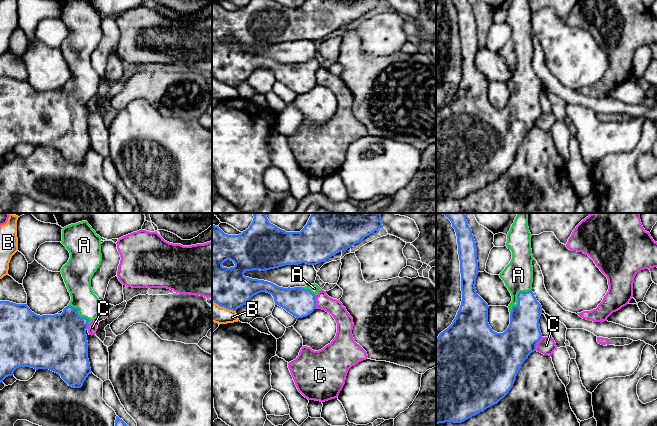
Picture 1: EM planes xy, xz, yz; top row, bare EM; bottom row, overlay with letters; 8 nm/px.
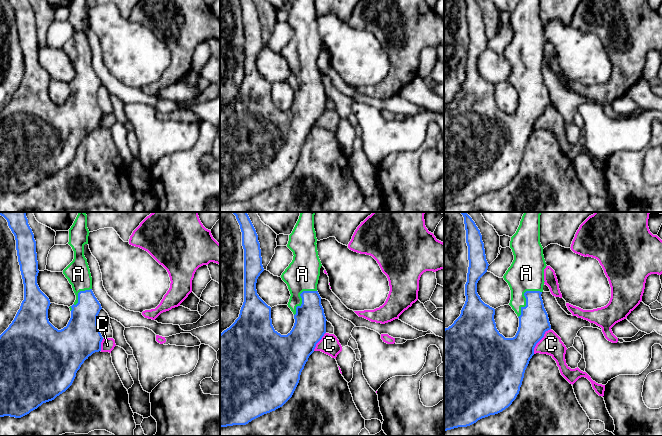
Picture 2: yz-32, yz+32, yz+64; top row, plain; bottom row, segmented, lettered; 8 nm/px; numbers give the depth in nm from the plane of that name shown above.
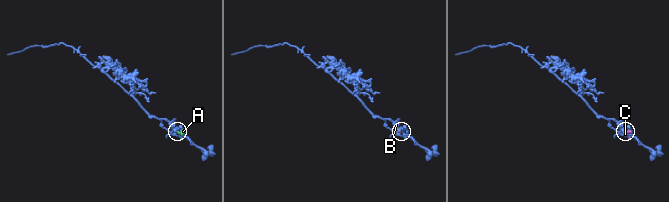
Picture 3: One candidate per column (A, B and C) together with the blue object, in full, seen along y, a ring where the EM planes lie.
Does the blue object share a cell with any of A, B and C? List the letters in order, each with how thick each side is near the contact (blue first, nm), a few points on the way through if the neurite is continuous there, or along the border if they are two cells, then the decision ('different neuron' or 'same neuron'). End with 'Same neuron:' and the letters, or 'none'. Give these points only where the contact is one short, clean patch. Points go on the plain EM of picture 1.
A: calibres 240 and 240 nm; way yz (524, 104), (524, 81), (517, 74), (518, 51); same neuron
B: calibres 320 and 160 nm; different neuron
C: calibres 220 and 130 nm; different neuron
Same neuron: A

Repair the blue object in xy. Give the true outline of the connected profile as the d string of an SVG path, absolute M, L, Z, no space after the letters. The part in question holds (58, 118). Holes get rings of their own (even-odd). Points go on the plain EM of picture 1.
M71 0L62 5L61 19L70 29L68 38L60 48L71 72L70 79L61 90L40 92L32 88L27 80L0 77L0 159L6 153L12 152L19 143L49 145L59 150L69 162L74 164L81 164L88 151L92 149L88 135L86 105L98 93L101 79L91 64L91 55L102 38L101 13L89 0Z

